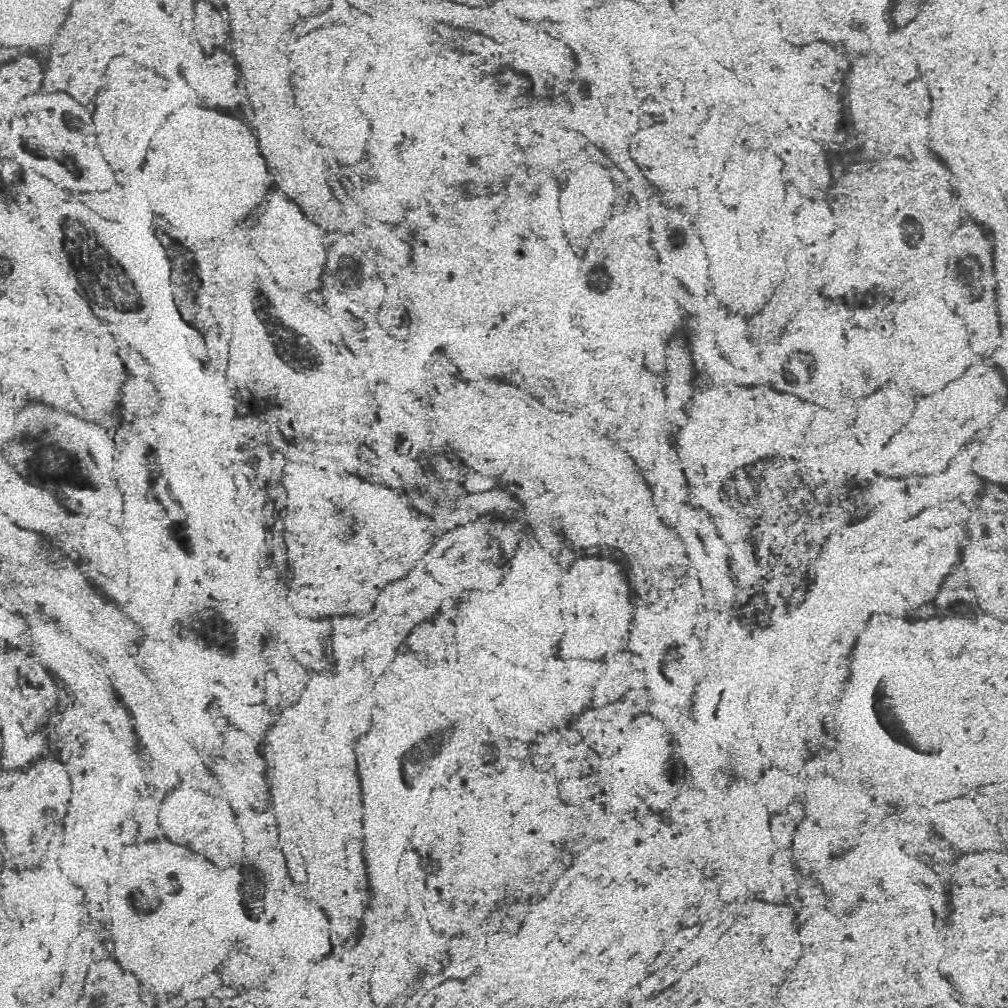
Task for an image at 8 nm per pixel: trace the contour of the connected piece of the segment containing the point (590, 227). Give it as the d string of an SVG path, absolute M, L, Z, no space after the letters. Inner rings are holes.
M585 164L573 174L573 178L563 178L561 214L569 236L573 238L595 236L603 228L603 224L613 216L613 204L615 204L615 180L599 164Z

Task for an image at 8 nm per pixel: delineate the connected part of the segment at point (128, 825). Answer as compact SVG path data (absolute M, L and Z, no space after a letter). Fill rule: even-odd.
M127 818L121 824L121 836L123 836L125 844L135 844L137 842L137 824L135 824L133 818Z

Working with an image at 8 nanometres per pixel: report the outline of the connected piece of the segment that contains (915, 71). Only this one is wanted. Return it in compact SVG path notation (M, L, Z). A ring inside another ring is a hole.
M891 50L883 56L883 66L887 70L887 76L899 84L907 84L921 76L917 62L911 54L903 50Z

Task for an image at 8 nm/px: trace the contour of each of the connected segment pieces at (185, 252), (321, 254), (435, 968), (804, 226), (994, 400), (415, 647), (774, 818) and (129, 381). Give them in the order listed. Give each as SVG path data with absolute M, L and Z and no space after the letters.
M155 216L153 218L153 234L161 240L167 256L173 262L173 282L175 282L175 304L181 316L187 322L193 322L197 314L203 310L199 306L199 296L203 294L199 282L199 268L197 268L197 250L195 248L181 248L175 242L175 236L167 230L169 224Z
M275 192L271 196L265 214L259 216L257 226L251 232L251 238L253 238L253 248L267 264L269 272L273 274L279 286L303 290L303 292L313 286L319 286L319 280L323 276L323 264L325 264L325 248L319 236L319 226L313 224L301 212L301 208L285 194Z
M417 928L409 942L409 954L423 970L431 974L443 974L445 968L451 964L451 956L447 950L447 936L433 930Z
M809 200L797 210L797 234L805 242L817 242L829 238L837 228L837 218L825 200Z
M989 360L975 362L963 376L947 384L939 394L915 400L911 420L879 452L873 462L873 470L883 478L935 476L943 472L949 460L973 440L977 430L987 428L991 420L999 418L1005 402L1007 388L1001 372Z
M421 622L411 630L411 634L407 636L407 646L419 656L427 656L427 660L433 660L433 662L445 660L443 636L429 622Z
M795 800L795 802L791 802L787 808L771 814L771 818L769 818L769 828L771 828L771 834L773 834L773 842L775 842L775 846L777 846L781 852L789 848L791 838L793 838L795 822L797 822L799 816L803 814L803 810L805 810L805 808L803 808L803 802Z
M133 376L123 378L123 384L119 388L121 404L127 412L133 416L143 416L155 406L155 392L149 380L137 380Z

